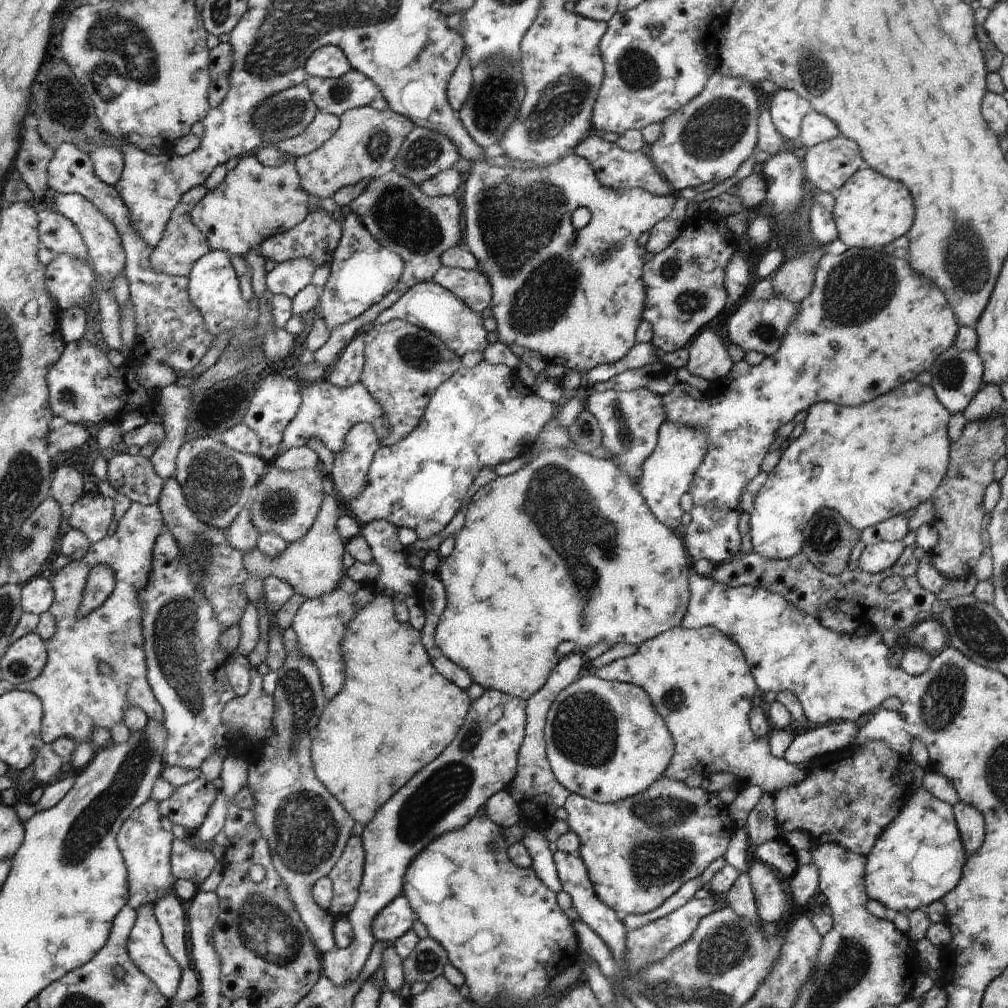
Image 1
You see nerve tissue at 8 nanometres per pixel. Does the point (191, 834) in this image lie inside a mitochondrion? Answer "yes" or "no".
no

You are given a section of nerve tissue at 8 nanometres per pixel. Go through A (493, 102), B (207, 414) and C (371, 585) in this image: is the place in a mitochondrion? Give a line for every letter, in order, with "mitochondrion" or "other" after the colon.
A: mitochondrion
B: other
C: other

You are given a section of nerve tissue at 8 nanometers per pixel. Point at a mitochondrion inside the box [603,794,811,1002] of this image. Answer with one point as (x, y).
(728, 945)

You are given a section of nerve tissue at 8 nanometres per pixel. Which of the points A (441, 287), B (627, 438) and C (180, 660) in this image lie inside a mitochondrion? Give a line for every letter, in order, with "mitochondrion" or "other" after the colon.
A: other
B: mitochondrion
C: mitochondrion

